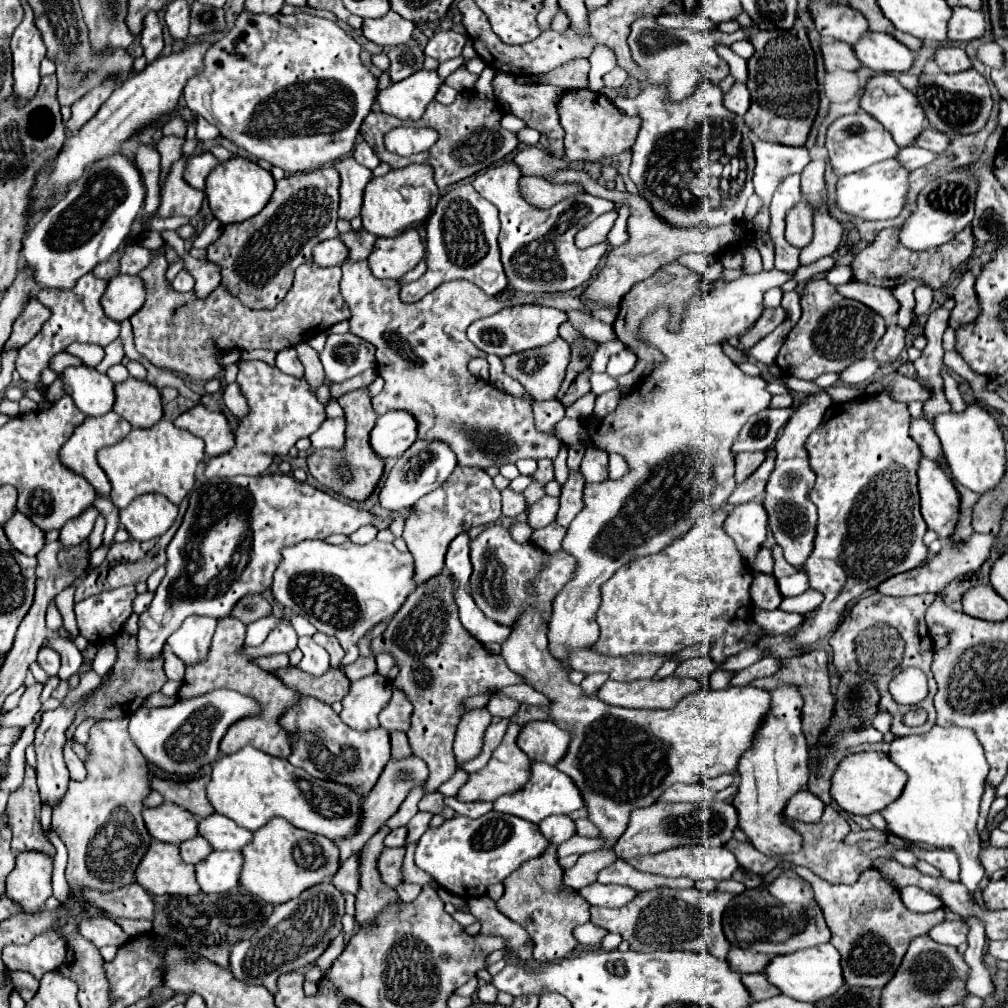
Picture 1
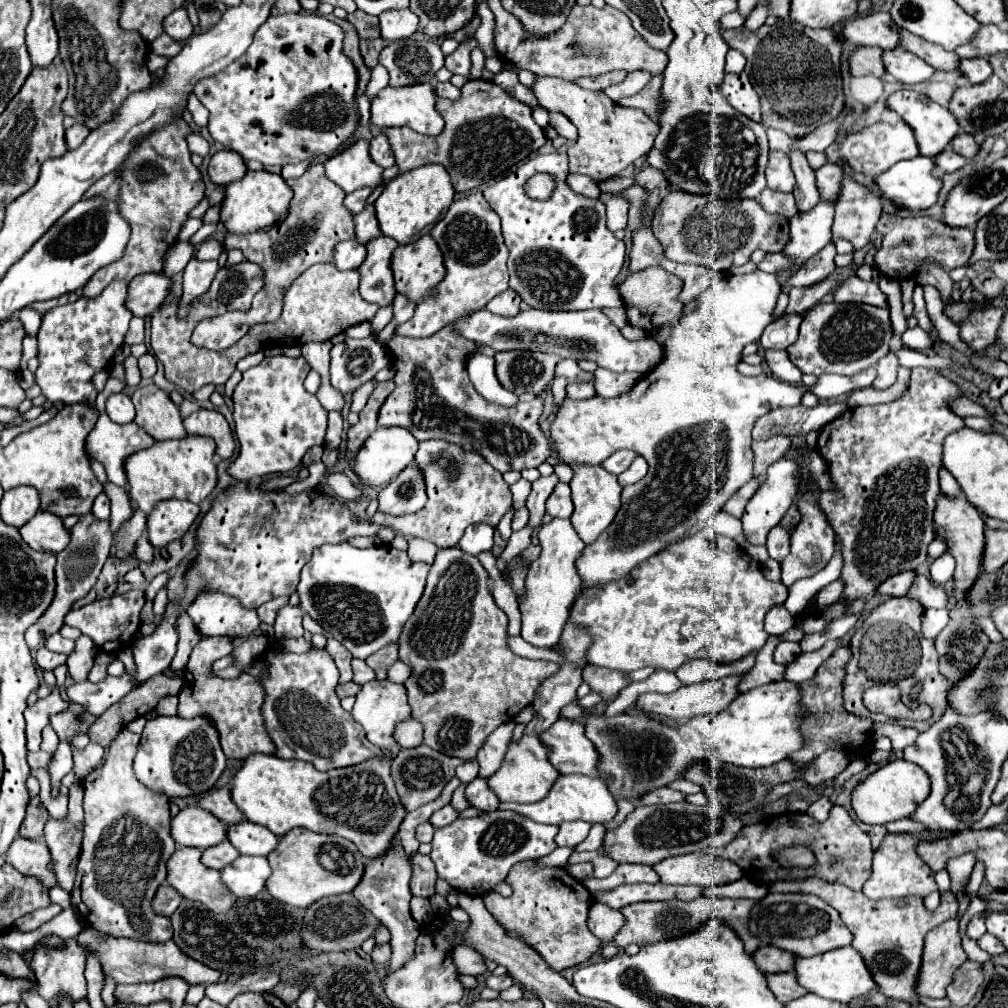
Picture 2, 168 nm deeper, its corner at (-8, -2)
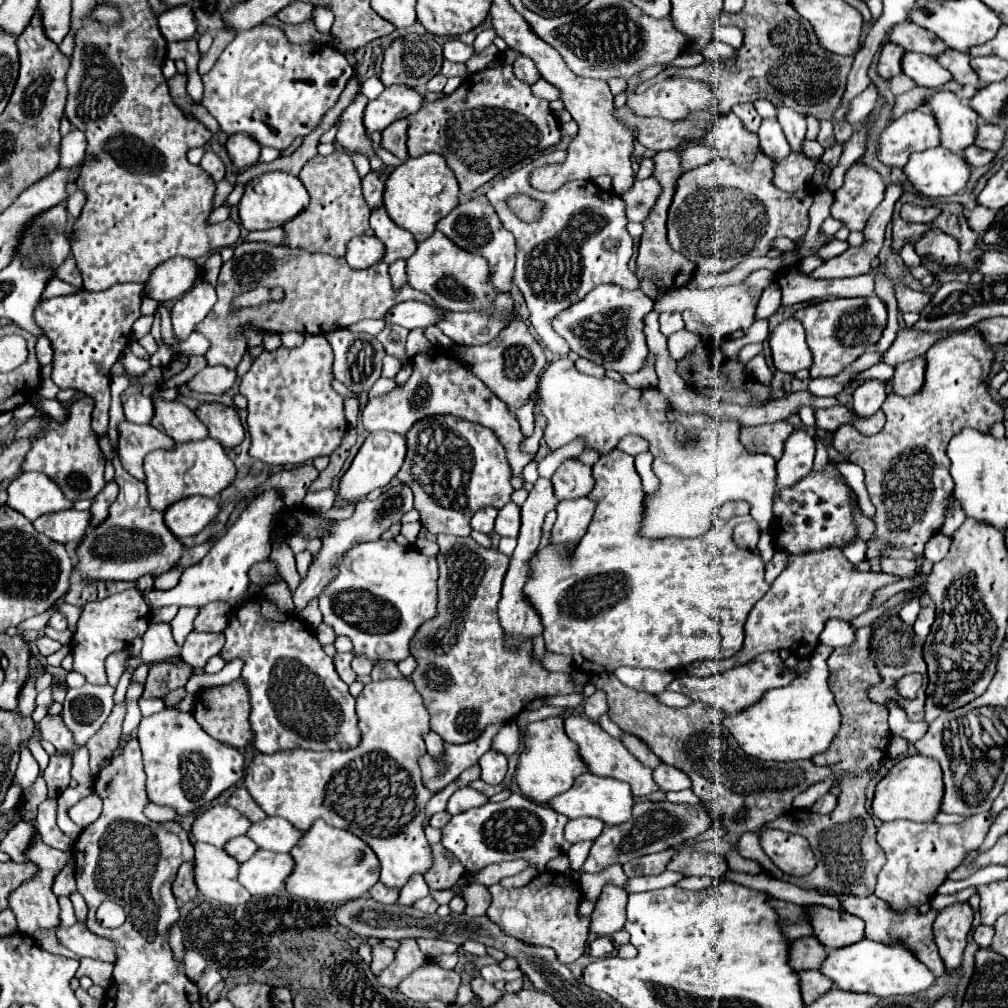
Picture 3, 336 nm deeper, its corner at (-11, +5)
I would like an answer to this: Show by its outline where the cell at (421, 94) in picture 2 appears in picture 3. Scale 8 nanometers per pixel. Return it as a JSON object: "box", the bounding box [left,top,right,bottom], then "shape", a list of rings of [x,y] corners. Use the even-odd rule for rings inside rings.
{"box":[365,87,425,131],"shape":[[[387,87],[377,99],[369,101],[365,109],[365,127],[367,131],[383,131],[397,119],[405,119],[423,107],[425,97],[417,89],[409,87]]]}

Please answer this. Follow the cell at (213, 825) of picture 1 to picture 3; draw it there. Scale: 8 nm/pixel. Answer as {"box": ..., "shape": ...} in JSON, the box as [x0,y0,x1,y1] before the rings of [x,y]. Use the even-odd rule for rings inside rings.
{"box":[247,817,301,853],"shape":[[[265,817],[259,823],[253,823],[247,831],[247,837],[257,843],[259,849],[287,853],[301,839],[301,831],[295,829],[289,821],[281,817]]]}

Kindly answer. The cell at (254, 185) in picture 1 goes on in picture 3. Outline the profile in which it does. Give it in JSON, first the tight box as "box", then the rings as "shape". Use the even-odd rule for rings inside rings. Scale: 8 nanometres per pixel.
{"box":[239,171,309,231],"shape":[[[269,171],[269,173],[263,173],[263,175],[251,179],[245,185],[243,197],[239,201],[241,225],[247,231],[281,227],[283,223],[287,223],[295,215],[299,215],[307,207],[307,203],[309,203],[309,193],[305,191],[303,183],[295,175],[289,175],[285,171]]]}

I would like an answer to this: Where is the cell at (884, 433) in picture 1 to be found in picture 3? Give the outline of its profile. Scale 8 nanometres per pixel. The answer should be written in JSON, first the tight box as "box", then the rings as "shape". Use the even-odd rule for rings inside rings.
{"box":[833,331,1003,557],"shape":[[[975,331],[951,335],[925,353],[925,385],[919,395],[887,395],[883,403],[887,421],[877,435],[861,437],[851,425],[835,431],[833,447],[865,471],[865,485],[875,505],[873,537],[887,537],[889,545],[911,549],[917,557],[923,555],[927,539],[943,523],[947,497],[953,491],[945,455],[949,439],[965,427],[989,433],[993,423],[1003,421],[1003,405],[991,399],[985,383],[993,357],[989,345]]]}

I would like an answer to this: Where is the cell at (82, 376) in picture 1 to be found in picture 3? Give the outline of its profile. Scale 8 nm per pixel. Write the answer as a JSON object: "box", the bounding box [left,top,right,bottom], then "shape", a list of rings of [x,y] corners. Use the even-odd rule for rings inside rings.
{"box":[123,395,153,423],"shape":[[[131,395],[125,403],[123,403],[123,413],[125,419],[131,423],[149,423],[153,417],[153,401],[151,397],[145,395]]]}

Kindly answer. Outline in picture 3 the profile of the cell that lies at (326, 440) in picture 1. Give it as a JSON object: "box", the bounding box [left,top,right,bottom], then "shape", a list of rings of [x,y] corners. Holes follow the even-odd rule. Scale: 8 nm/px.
{"box":[368,378,397,401],"shape":[[[380,378],[369,390],[368,400],[370,401],[375,397],[386,395],[387,393],[389,393],[389,391],[392,391],[396,386],[397,384],[395,383],[394,378],[393,379]]]}

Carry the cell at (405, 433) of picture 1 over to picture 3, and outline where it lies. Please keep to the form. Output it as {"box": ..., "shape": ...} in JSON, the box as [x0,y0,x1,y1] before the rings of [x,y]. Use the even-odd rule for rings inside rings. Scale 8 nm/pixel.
{"box":[337,431,407,501],"shape":[[[387,431],[369,433],[365,443],[361,445],[361,449],[357,451],[349,471],[339,481],[339,491],[337,491],[339,497],[345,501],[363,499],[373,489],[387,487],[389,481],[399,473],[399,467],[401,467],[405,455],[407,455],[407,439],[403,435],[395,435],[395,433],[387,433]]]}

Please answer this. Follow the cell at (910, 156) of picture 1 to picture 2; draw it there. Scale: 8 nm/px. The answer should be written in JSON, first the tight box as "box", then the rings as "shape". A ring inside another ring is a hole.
{"box":[936,148,968,172],"shape":[[[950,148],[944,150],[944,154],[940,154],[940,158],[936,158],[936,162],[938,162],[938,168],[942,172],[956,172],[956,170],[960,170],[960,168],[964,168],[968,164],[968,160],[964,156],[956,154]]]}

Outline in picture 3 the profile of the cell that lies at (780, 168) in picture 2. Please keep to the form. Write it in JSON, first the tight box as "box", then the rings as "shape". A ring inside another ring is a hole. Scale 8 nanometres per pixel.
{"box":[757,119,791,165],"shape":[[[777,119],[763,121],[757,133],[761,139],[761,151],[773,161],[773,165],[779,165],[779,161],[787,159],[791,149],[789,149],[789,143],[787,143]]]}

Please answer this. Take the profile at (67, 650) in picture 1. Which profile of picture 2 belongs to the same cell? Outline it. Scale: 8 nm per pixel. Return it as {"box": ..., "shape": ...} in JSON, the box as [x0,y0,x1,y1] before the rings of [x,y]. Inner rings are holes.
{"box":[46,632,74,654],"shape":[[[58,632],[52,634],[48,640],[46,640],[46,648],[52,650],[52,652],[64,652],[64,654],[70,654],[74,650],[74,640],[66,640],[62,638]]]}

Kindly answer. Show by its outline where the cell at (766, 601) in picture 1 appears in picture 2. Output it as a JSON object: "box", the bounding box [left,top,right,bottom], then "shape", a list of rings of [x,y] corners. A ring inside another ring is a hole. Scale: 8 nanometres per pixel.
{"box":[764,606,794,634],"shape":[[[776,606],[772,608],[768,614],[766,614],[766,624],[764,624],[764,630],[768,634],[784,634],[788,632],[790,628],[794,626],[794,616],[790,616],[790,612],[784,608],[784,606]]]}

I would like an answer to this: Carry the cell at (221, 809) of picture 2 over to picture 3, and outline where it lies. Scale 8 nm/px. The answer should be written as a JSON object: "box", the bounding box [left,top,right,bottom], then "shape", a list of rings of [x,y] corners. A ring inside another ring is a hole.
{"box":[227,787,267,823],"shape":[[[245,787],[235,789],[235,791],[233,791],[233,795],[229,797],[227,805],[235,807],[235,809],[237,809],[237,811],[241,811],[243,815],[247,815],[247,819],[251,819],[253,823],[255,823],[255,821],[261,821],[261,819],[265,819],[265,817],[267,817],[267,815],[261,811],[261,807],[251,799],[251,795],[247,793],[247,789],[245,789]]]}

